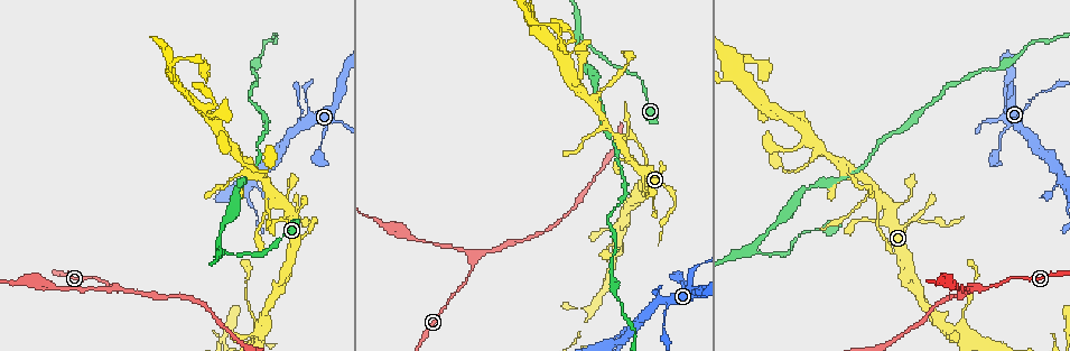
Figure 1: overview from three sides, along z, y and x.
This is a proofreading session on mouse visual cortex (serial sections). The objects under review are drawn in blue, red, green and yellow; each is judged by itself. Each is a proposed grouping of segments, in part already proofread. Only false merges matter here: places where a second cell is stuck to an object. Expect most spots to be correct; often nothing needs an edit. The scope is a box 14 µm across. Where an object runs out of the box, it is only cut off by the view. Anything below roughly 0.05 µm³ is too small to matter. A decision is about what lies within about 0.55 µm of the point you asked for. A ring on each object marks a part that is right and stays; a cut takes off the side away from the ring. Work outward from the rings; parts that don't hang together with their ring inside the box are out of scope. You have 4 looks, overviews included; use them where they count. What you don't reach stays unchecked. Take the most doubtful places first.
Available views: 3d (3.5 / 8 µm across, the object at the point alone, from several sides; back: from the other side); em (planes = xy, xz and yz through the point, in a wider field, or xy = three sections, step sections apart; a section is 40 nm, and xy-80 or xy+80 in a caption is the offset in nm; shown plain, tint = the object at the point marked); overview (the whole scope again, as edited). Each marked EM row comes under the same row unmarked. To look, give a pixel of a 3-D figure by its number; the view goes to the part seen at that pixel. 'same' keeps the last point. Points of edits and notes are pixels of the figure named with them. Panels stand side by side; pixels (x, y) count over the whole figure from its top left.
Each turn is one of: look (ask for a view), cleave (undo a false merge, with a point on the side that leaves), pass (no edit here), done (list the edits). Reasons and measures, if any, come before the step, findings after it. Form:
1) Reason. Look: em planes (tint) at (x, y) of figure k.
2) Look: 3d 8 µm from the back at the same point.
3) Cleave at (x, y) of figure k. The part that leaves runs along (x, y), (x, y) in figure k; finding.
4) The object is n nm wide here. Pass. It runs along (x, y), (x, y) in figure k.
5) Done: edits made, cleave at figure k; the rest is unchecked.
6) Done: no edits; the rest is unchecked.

Sharp bend. Look: 3d 3.5 µm at (581, 38) of figure 1.

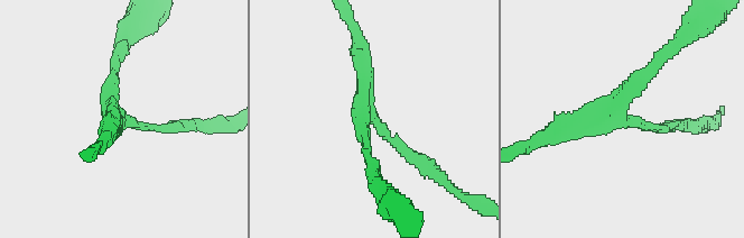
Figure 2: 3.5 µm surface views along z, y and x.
3 arms meet here; the arms are 150, 200, 300 nm wide; now the EM. Look: em xy step 1 (tint) at (619, 117) of figure 2.

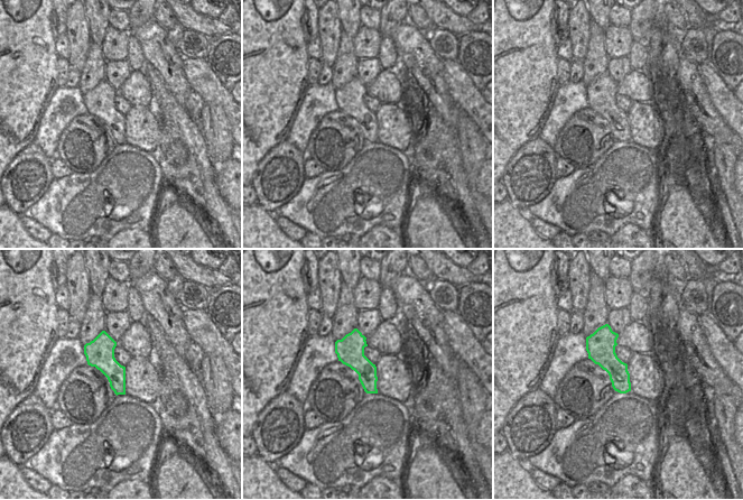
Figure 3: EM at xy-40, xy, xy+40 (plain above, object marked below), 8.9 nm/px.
Pass. It runs along (170, 126), (119, 116), (115, 56) in figure 2; all the same cell.

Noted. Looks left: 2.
Arms part here. Look: 3d 3.5 µm at (113, 287) of figure 1.

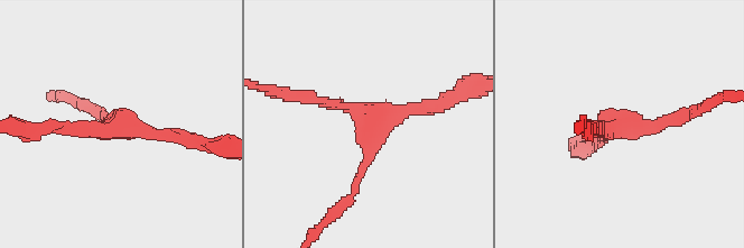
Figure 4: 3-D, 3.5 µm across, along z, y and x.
The arms are 150, 150, 200 nm wide. Pass. All the same cell.

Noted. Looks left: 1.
Done: no edits; the rest is unchecked.

